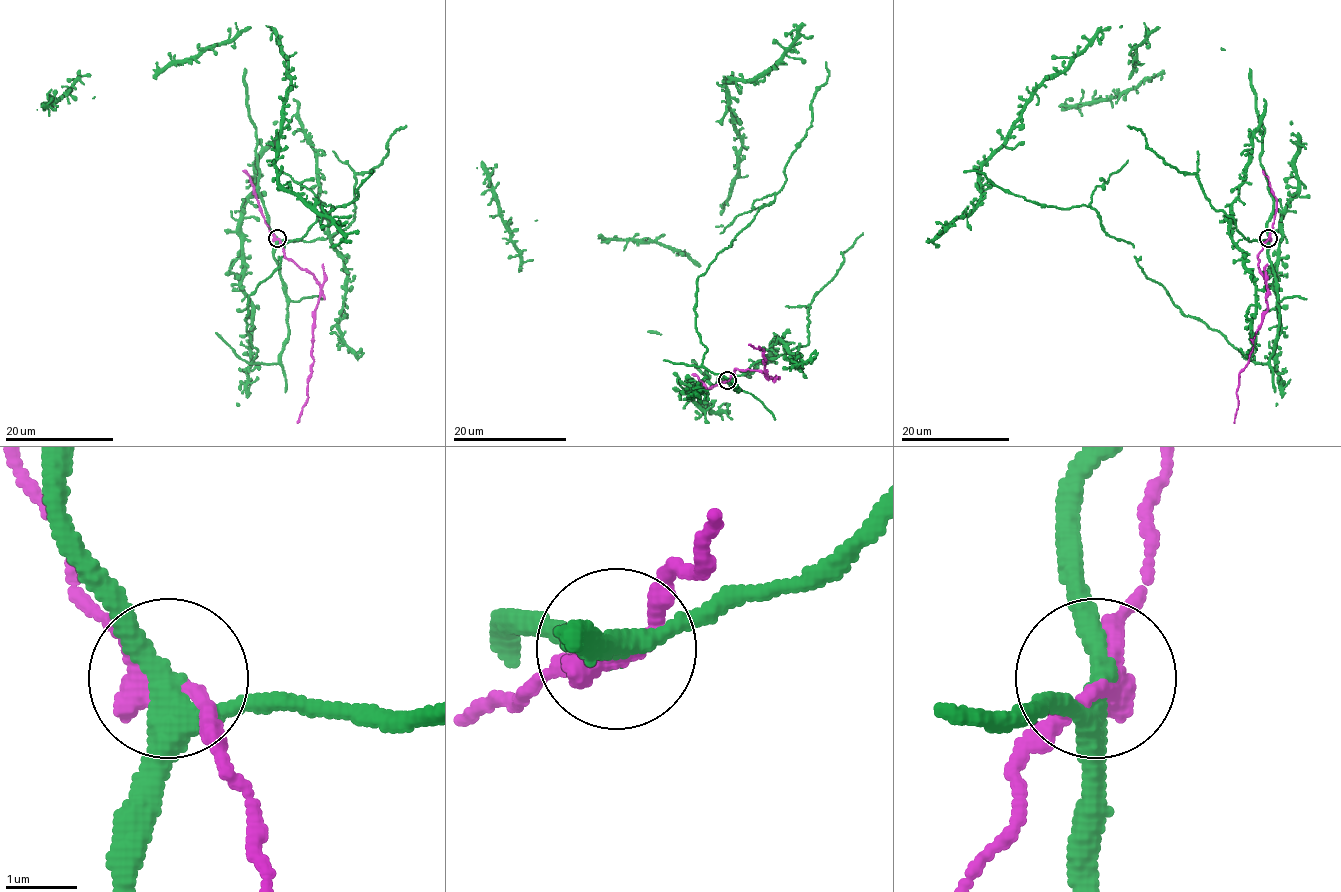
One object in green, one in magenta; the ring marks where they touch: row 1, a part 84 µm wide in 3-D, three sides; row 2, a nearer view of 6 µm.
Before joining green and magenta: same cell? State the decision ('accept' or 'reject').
reject

